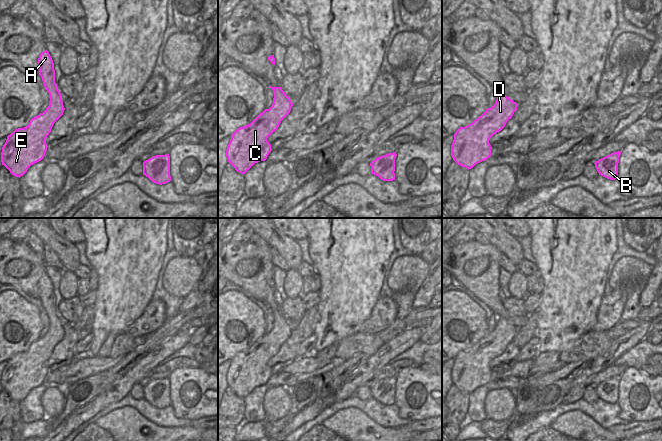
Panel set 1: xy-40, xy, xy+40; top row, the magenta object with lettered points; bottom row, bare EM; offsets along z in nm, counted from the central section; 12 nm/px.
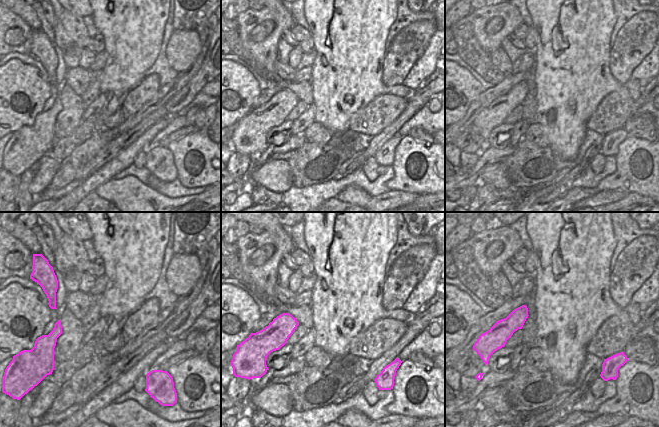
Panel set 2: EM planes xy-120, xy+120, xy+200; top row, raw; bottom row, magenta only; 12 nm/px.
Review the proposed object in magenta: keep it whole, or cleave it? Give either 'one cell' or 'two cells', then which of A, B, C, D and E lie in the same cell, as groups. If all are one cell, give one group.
one cell; A B C D E

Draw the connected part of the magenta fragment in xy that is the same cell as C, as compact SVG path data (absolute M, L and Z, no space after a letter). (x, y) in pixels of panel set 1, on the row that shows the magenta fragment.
M281 87L270 88L274 92L272 106L260 113L250 124L238 128L231 135L227 146L228 162L243 175L255 163L267 159L272 150L267 138L278 129L293 106Z

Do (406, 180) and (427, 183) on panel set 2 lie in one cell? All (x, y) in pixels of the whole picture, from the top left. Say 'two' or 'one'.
one

